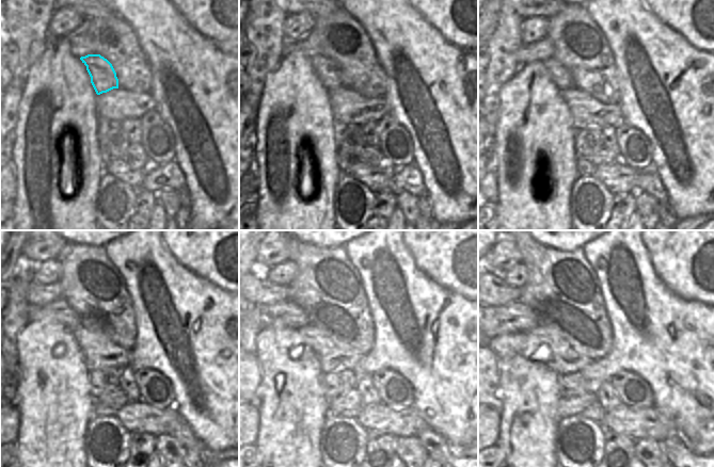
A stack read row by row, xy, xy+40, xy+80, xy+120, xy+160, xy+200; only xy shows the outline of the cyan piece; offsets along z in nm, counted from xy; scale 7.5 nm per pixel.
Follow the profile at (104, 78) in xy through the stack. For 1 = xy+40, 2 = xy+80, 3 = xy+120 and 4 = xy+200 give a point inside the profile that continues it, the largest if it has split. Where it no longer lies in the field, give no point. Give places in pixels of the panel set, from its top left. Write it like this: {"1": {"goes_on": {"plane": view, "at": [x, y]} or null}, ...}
{"1": {"goes_on": {"plane": "xy+40", "at": [327, 70]}}, "2": {"goes_on": {"plane": "xy+80", "at": [560, 77]}}, "3": {"goes_on": {"plane": "xy+120", "at": [59, 310]}}, "4": {"goes_on": {"plane": "xy+200", "at": [516, 318]}}}

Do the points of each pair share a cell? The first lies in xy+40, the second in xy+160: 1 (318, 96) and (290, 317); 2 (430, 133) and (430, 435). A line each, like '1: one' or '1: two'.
1: two
2: two

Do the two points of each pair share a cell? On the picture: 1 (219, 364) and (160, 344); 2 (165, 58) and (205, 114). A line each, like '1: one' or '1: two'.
1: one
2: one

